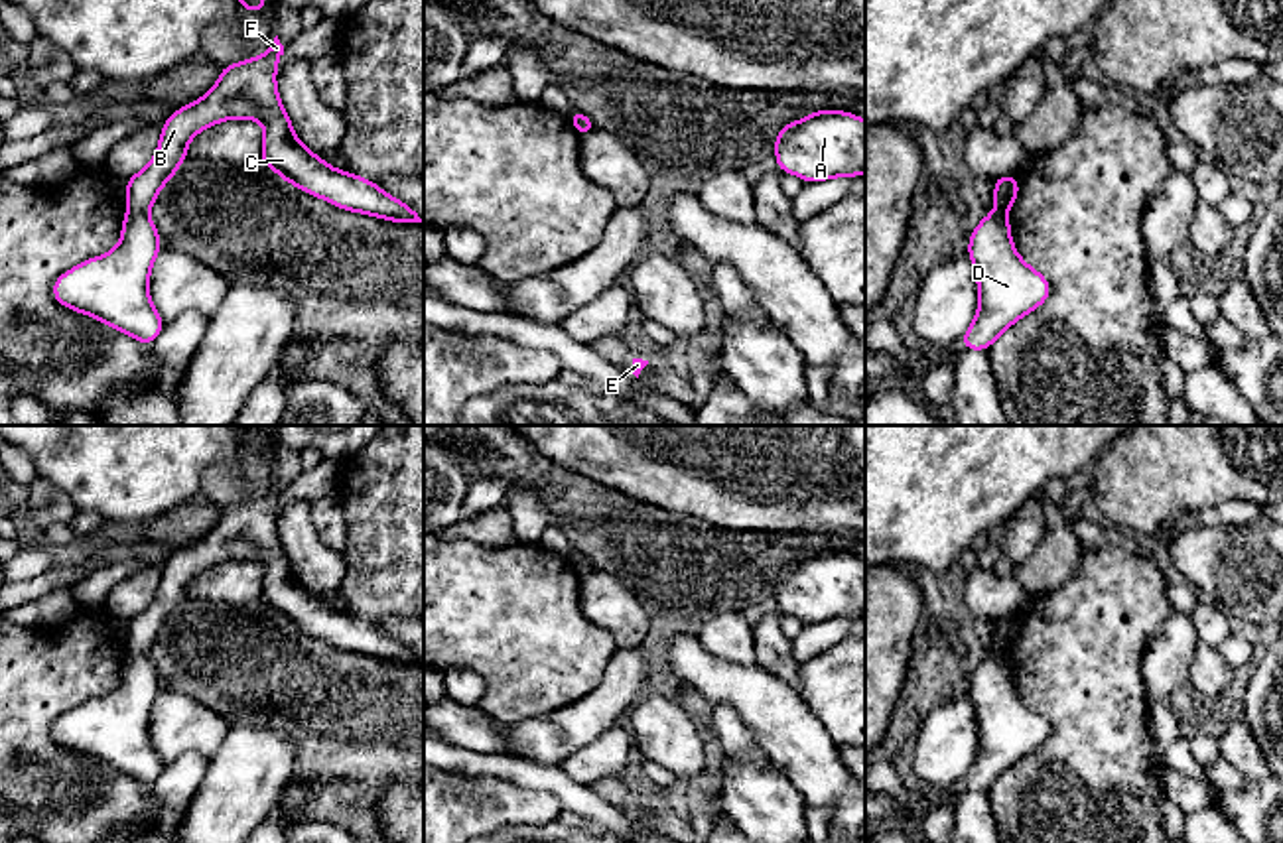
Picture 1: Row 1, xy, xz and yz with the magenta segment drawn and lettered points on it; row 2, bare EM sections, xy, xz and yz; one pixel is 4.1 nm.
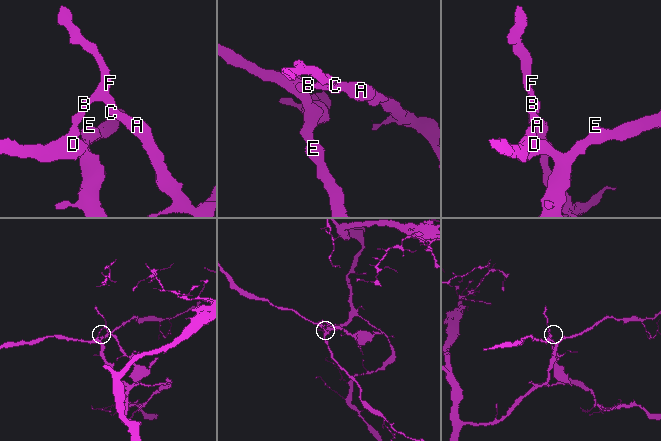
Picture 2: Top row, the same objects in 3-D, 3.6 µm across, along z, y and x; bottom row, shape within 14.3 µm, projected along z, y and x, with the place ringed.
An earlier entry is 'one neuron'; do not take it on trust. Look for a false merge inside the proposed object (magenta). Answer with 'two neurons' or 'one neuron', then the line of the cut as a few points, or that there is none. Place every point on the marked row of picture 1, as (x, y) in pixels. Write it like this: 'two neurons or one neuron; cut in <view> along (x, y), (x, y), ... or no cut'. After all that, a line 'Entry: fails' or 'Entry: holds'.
two neurons; cut in xy along (129, 211), (144, 215)
Entry: fails

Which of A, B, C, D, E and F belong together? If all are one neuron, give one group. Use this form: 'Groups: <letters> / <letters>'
Groups: A B C F / D E

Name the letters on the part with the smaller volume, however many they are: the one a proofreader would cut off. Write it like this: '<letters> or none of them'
A, B, C, F

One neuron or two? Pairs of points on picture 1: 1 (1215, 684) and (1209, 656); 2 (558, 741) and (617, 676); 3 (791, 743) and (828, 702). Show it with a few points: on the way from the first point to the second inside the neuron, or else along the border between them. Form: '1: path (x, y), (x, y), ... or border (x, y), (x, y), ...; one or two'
1: path (1213, 678), (1209, 662); one
2: path (574, 727), (609, 692); one
3: border (795, 690), (838, 743); two

